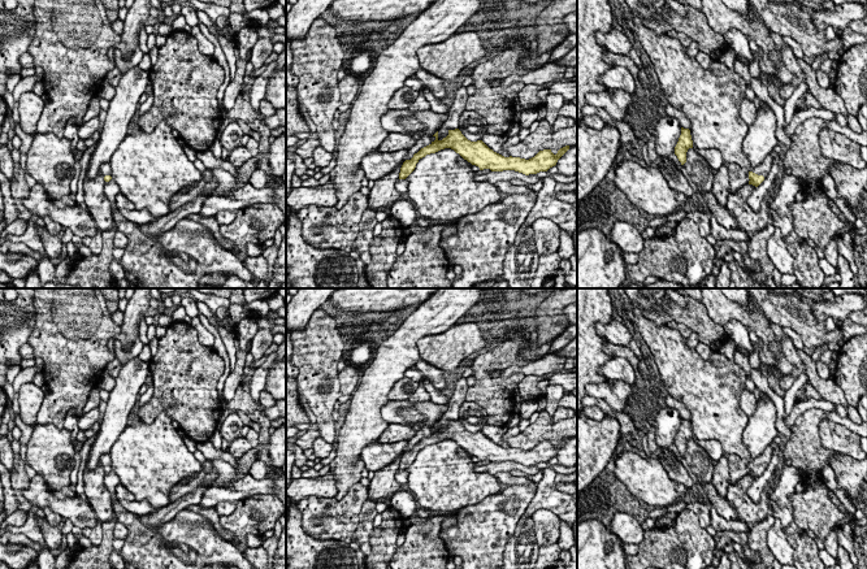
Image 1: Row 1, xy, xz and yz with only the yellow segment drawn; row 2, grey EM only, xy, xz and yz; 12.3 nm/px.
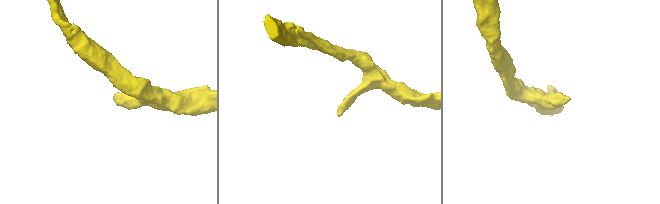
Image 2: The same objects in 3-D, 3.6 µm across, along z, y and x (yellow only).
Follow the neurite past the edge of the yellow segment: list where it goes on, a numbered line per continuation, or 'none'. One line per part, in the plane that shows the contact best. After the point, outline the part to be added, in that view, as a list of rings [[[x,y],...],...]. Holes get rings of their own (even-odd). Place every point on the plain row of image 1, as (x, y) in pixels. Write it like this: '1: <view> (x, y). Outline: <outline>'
1: yz (763, 460). Outline: [[[772,442],[764,449],[764,452],[760,456],[753,459],[751,462],[758,465],[758,466],[763,466],[766,469],[768,466],[770,461],[771,461],[771,457],[772,457],[772,453],[773,453],[775,448],[777,448],[781,452],[783,444],[777,444],[777,443]]]

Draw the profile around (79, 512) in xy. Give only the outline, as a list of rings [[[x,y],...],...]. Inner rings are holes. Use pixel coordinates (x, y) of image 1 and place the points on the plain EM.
[[[36,474],[30,479],[29,487],[23,491],[23,496],[31,504],[40,509],[49,507],[53,513],[60,514],[65,520],[70,520],[73,526],[86,529],[95,527],[99,522],[91,505],[81,498],[57,499],[52,490],[44,482],[43,477]]]

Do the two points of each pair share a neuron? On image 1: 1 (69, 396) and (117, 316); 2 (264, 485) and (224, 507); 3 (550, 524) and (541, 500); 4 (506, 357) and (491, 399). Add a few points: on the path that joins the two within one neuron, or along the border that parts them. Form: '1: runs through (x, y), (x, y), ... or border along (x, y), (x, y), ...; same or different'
1: border along (111, 315), (111, 318), (120, 326); different
2: border along (235, 503), (219, 502), (213, 507); different
3: border along (530, 515), (537, 509), (550, 509), (560, 518); different
4: runs through (494, 361), (485, 370), (486, 387); same

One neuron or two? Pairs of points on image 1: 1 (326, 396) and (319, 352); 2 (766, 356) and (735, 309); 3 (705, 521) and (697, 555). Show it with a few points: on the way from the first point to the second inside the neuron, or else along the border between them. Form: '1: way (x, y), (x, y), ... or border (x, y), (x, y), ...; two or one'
1: way (316, 390), (319, 364); one
2: way (766, 343), (766, 335), (748, 317); one
3: border (686, 508), (696, 515), (698, 524), (705, 529); two

